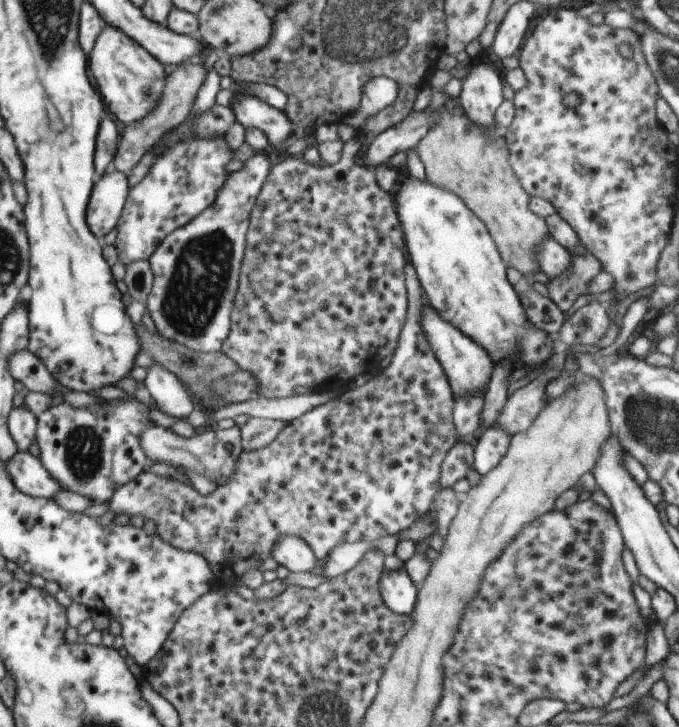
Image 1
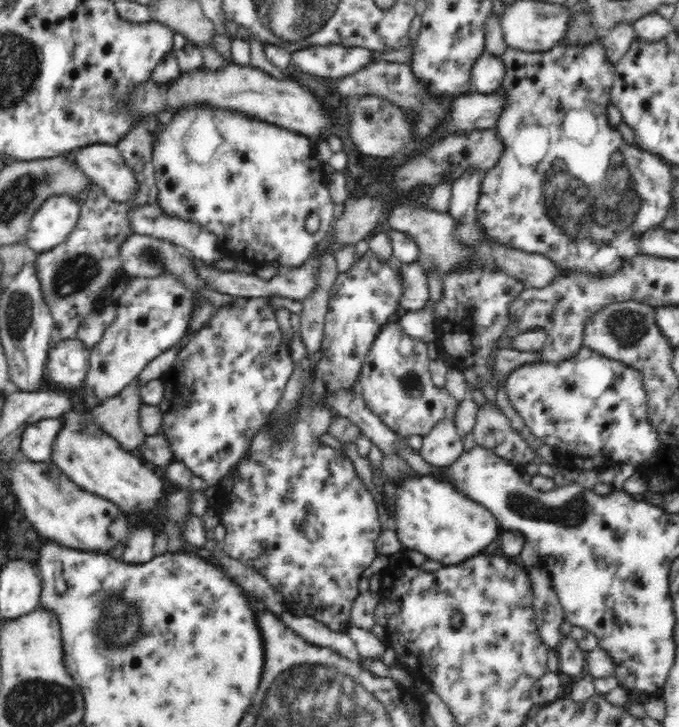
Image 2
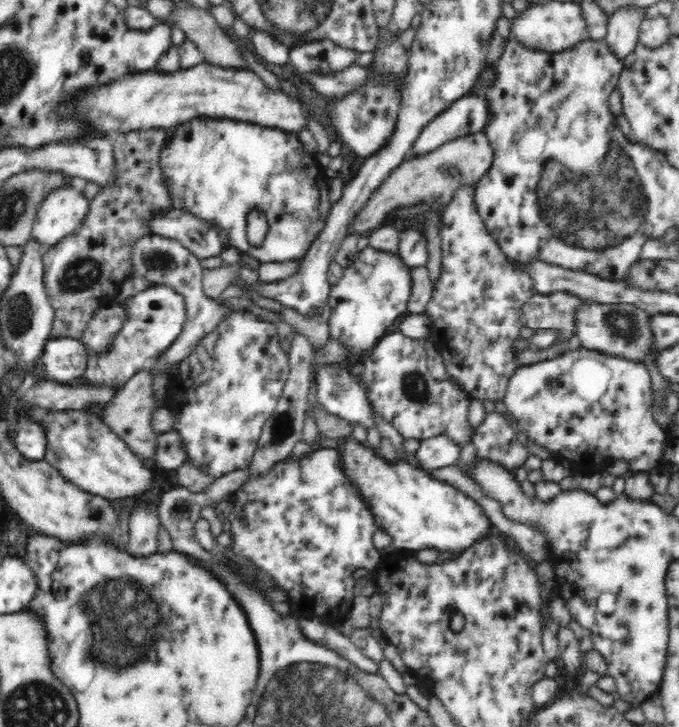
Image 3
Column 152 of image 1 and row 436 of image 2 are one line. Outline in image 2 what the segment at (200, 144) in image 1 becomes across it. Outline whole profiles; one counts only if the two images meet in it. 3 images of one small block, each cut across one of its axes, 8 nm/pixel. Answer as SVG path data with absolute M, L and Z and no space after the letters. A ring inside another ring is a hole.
M249 298L238 300L230 306L221 307L216 313L215 319L210 321L203 331L194 333L181 348L179 359L171 366L168 373L164 373L161 381L167 385L167 391L163 394L163 399L159 403L159 409L163 411L163 426L161 432L167 434L178 461L182 461L190 470L194 471L196 476L202 477L206 484L212 486L218 483L228 471L236 468L242 461L245 461L251 453L255 436L262 432L268 422L270 413L278 406L282 396L282 390L288 383L290 372L292 372L292 359L290 359L289 347L282 341L282 333L278 328L278 322L275 319L275 311L268 303L268 298Z

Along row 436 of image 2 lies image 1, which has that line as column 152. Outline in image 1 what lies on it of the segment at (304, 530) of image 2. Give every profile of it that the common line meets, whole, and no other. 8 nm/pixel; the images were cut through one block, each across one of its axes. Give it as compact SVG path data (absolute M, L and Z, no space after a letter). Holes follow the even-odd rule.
M255 153L240 170L229 174L214 206L173 232L152 255L155 285L147 306L162 336L194 350L223 349L229 338L234 294L239 287L250 210L270 174L266 154Z

